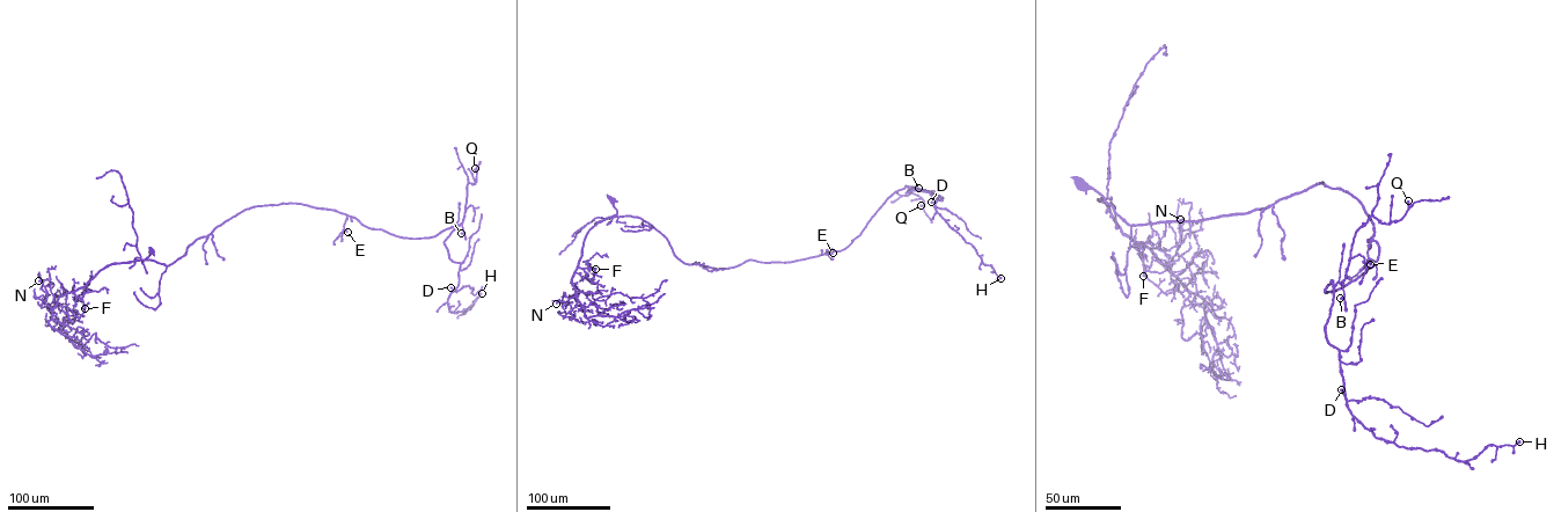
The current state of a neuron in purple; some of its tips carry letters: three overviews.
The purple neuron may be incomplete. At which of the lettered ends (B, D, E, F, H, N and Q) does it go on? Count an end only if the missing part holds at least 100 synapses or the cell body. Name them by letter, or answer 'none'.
F

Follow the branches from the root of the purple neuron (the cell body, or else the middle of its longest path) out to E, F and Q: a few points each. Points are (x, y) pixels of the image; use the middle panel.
E: (611, 199), (617, 212), (611, 217), (647, 222), (687, 263), (725, 269), (748, 260), (790, 262), (833, 253)
F: (611, 199), (616, 213), (598, 221), (584, 241), (578, 267), (595, 269)
Q: (611, 199), (611, 217), (638, 217), (684, 263), (717, 269), (841, 250), (907, 187), (915, 188), (921, 205)

